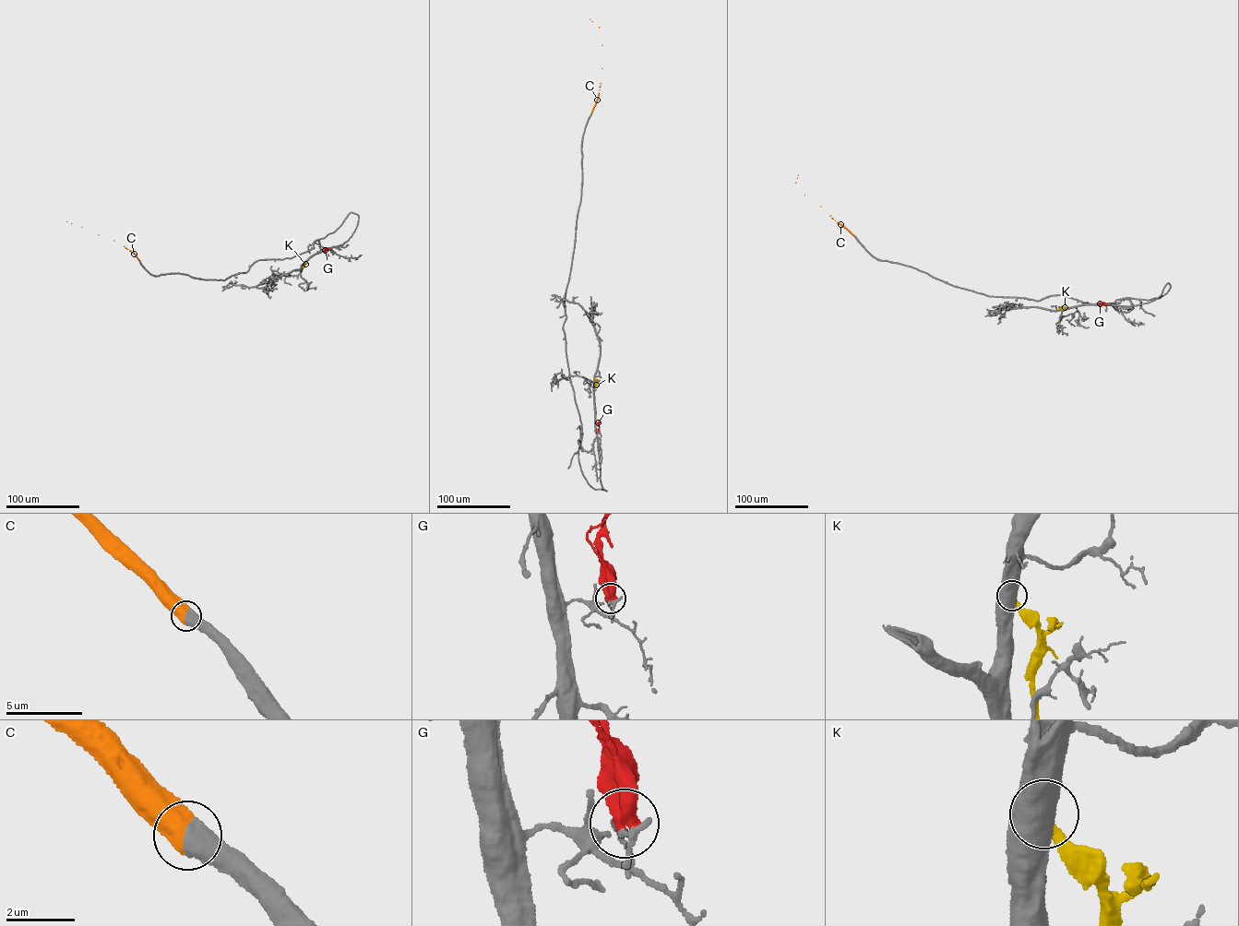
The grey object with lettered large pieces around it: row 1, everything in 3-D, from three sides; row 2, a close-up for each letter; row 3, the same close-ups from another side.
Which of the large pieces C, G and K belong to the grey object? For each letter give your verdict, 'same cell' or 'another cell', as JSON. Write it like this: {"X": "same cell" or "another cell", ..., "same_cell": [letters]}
{"C": "same cell", "G": "another cell", "K": "another cell", "same_cell": ["C"]}

